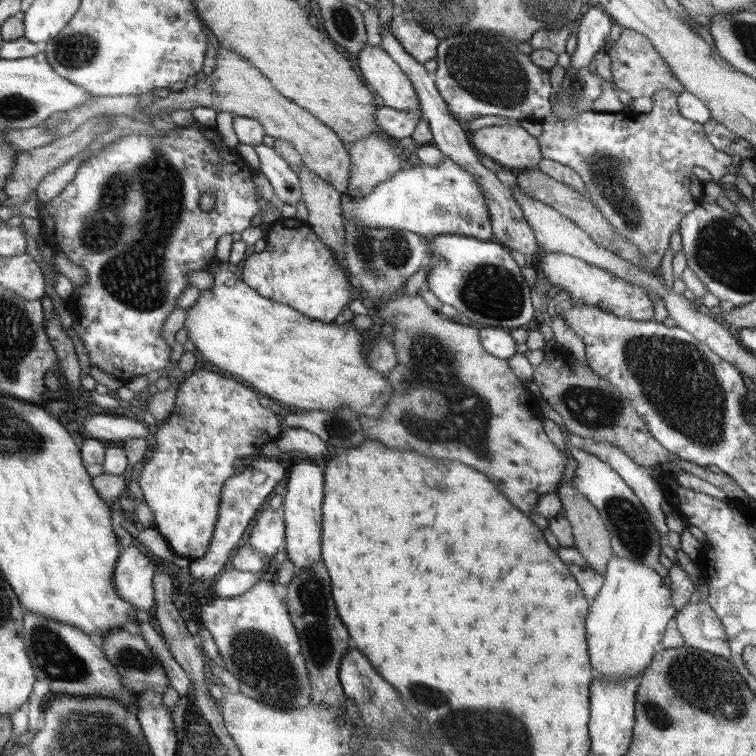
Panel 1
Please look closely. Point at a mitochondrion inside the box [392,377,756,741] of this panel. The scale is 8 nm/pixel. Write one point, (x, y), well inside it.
(695, 684)

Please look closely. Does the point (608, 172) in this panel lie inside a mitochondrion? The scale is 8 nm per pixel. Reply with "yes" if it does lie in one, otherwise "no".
yes

